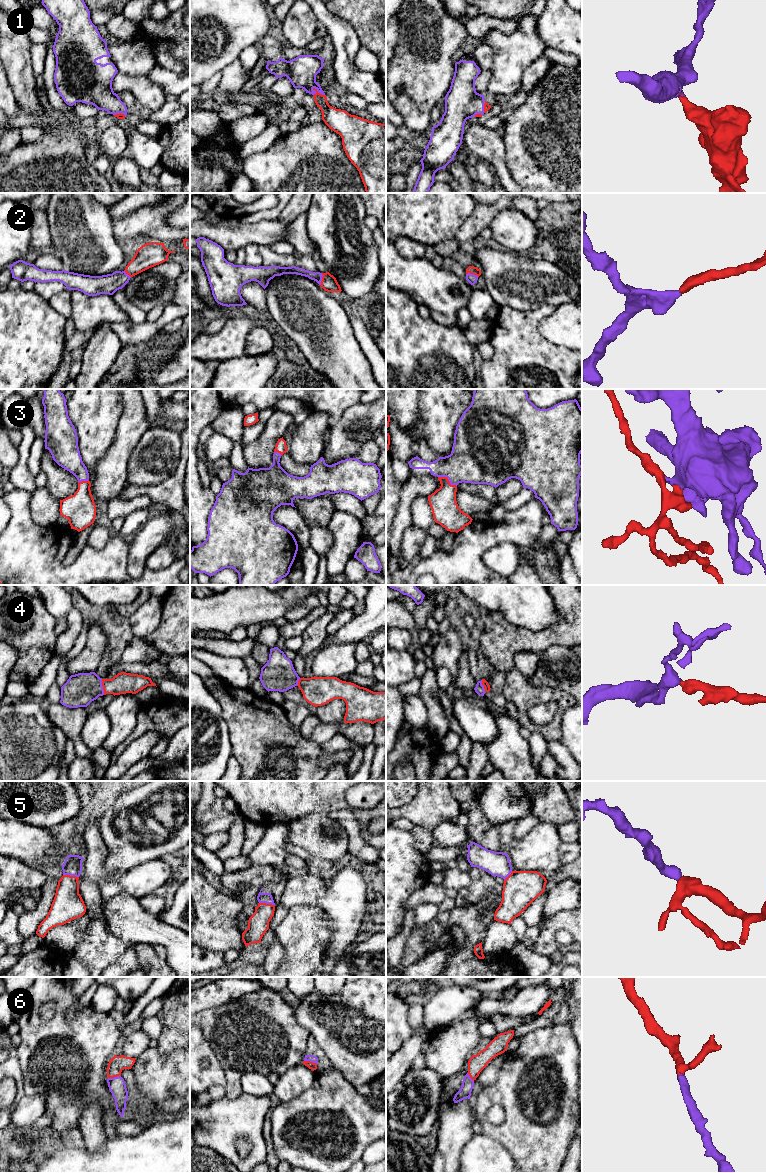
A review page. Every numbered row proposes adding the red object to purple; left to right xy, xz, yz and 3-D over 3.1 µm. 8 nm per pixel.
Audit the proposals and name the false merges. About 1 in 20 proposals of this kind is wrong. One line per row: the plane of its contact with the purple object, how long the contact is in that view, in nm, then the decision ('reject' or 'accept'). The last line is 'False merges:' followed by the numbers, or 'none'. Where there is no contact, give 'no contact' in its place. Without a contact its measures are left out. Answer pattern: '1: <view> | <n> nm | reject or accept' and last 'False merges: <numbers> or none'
1: xz | 120 nm | accept
2: yz | 110 nm | accept
3: yz | 170 nm | accept
4: xy | 130 nm | accept
5: xy | 130 nm | accept
6: xy | 110 nm | accept
False merges: none

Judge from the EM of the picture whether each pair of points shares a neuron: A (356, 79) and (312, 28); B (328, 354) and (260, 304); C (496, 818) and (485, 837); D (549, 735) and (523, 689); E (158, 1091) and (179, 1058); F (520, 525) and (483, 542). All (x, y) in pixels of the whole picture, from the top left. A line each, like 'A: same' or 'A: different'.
A: different
B: different
C: different
D: same
E: same
F: same

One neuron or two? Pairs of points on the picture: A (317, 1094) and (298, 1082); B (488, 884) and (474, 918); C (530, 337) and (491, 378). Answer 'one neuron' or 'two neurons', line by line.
A: two neurons
B: one neuron
C: one neuron

